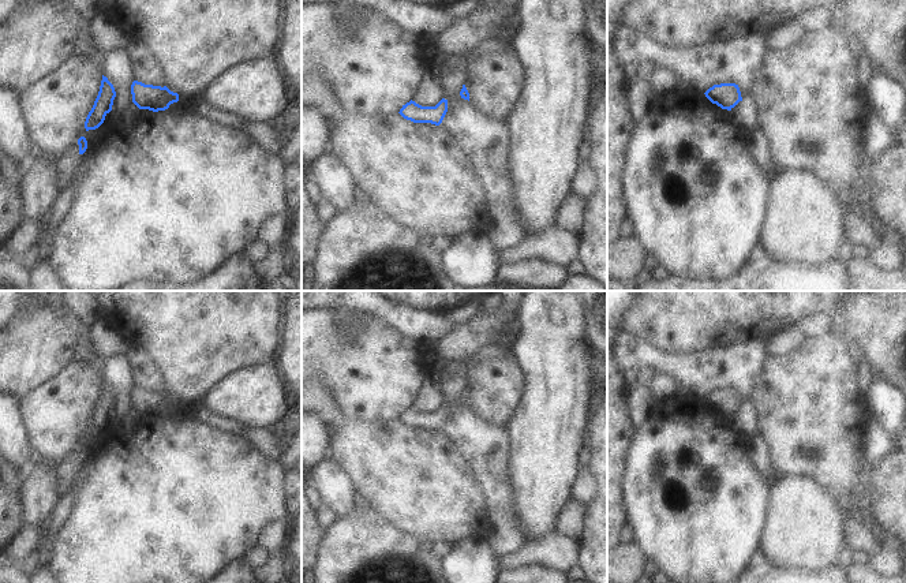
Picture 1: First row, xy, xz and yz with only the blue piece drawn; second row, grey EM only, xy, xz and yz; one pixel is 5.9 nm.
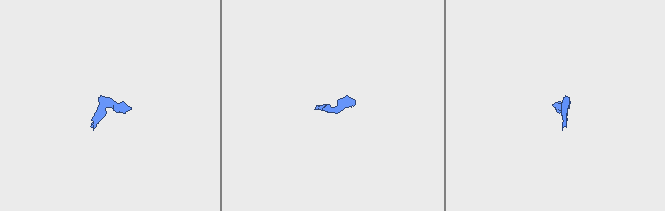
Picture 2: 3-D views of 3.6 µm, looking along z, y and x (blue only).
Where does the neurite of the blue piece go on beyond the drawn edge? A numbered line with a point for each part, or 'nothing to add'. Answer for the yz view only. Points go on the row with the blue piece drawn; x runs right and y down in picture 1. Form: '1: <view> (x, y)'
nothing to add

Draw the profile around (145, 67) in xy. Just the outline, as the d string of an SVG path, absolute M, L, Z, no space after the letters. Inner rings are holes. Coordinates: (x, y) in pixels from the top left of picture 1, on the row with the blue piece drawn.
M130 40L126 51L130 57L131 70L135 81L145 85L161 87L166 86L162 68L160 67L154 55L143 41Z

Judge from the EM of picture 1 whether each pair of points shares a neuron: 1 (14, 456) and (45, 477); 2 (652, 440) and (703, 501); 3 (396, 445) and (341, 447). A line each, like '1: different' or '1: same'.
1: different
2: same
3: same

